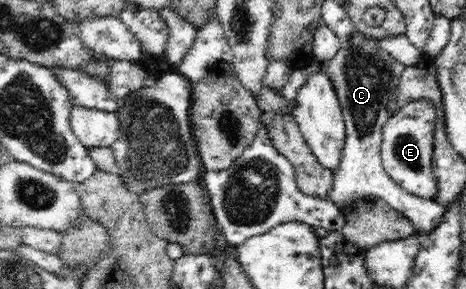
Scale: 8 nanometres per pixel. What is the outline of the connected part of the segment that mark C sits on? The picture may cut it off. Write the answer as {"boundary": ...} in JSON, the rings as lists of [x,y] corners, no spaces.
{"boundary":[[[357,30],[354,36],[342,43],[335,56],[326,62],[332,84],[339,93],[341,112],[345,119],[344,157],[334,172],[333,188],[325,194],[327,199],[346,210],[361,197],[374,197],[399,211],[403,218],[412,221],[417,234],[429,234],[437,226],[448,204],[415,196],[402,189],[385,171],[381,158],[384,124],[389,120],[389,96],[400,83],[405,64],[397,62],[390,54],[378,48],[379,39],[370,39]]]}

